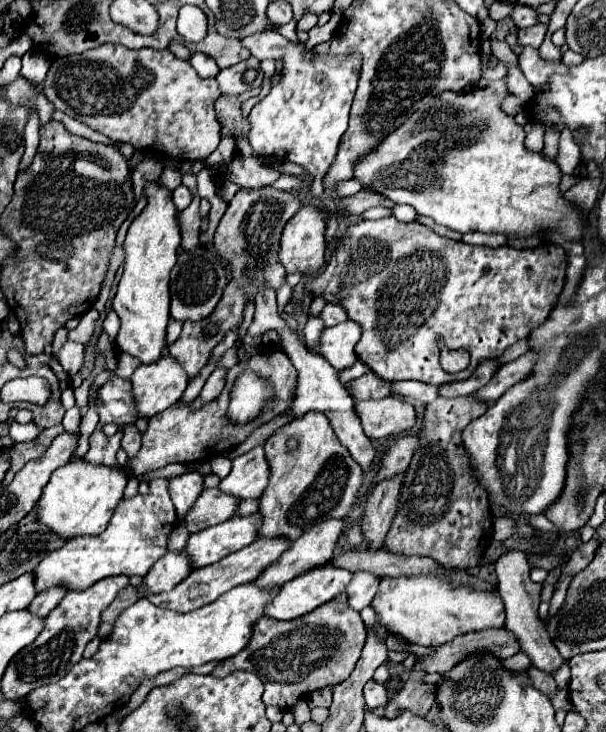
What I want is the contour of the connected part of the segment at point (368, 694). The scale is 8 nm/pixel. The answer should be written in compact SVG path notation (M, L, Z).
M369 679L367 685L365 685L365 703L369 709L379 709L379 707L385 707L389 701L387 697L387 689L385 685L377 683L375 679Z

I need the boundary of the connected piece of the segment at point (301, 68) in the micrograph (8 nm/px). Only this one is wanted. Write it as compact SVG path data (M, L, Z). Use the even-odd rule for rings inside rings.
M267 31L267 33L257 33L251 35L247 39L241 41L253 57L257 57L259 61L265 59L273 59L273 61L283 61L283 69L281 69L281 79L277 85L271 87L271 91L267 93L267 97L263 97L249 113L247 121L249 121L249 133L247 133L247 141L253 149L255 157L273 157L273 159L287 159L291 163L301 165L307 173L313 175L311 184L312 195L319 199L325 206L332 206L330 209L331 218L326 228L326 242L333 241L338 229L338 213L331 199L324 193L323 177L329 171L335 155L337 155L337 145L341 141L341 135L347 131L347 121L349 121L349 109L355 97L355 89L357 89L357 81L359 81L359 71L361 71L361 55L359 53L349 53L349 55L315 55L313 51L305 49L305 43L295 43L289 41L285 37L281 37L279 33Z

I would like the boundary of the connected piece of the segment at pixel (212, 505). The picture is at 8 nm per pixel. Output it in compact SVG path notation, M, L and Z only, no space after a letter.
M205 489L193 503L193 509L187 511L185 527L189 529L189 533L197 533L223 523L235 515L237 505L239 501L233 501L233 497L225 497L225 493L221 493L219 489Z

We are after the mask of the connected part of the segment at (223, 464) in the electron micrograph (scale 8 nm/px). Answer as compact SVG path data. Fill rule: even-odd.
M218 456L211 461L212 473L216 474L220 479L225 478L231 470L231 460Z

